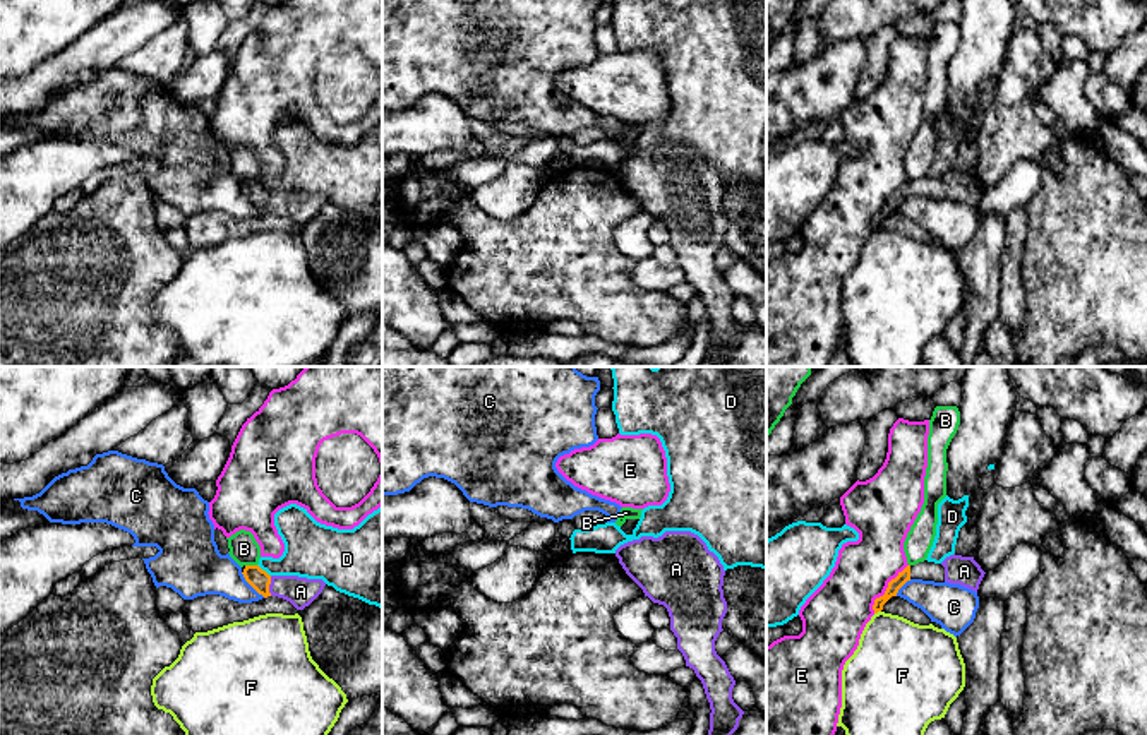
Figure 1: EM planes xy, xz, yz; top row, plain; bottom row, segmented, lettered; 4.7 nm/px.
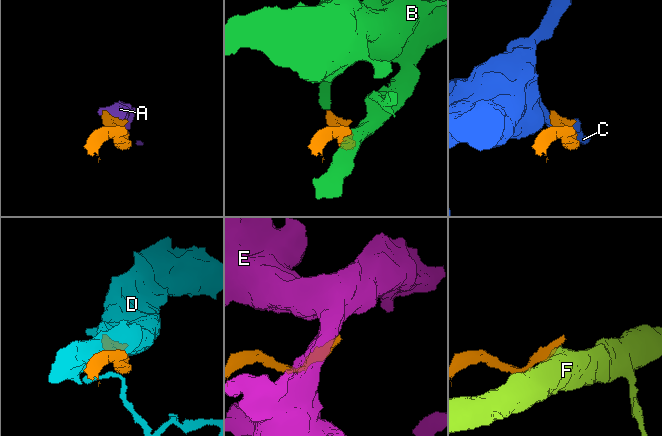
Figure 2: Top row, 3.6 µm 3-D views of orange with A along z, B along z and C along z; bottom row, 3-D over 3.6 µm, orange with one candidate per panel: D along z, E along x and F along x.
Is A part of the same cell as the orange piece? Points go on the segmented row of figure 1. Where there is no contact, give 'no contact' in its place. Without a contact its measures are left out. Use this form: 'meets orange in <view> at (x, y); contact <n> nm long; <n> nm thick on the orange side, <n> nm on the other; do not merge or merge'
meets orange in xy at (268, 586); contact 100 nm long; 100 nm thick on the orange side, 140 nm on the other; merge

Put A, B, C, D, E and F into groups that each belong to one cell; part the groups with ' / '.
A / B / C / D / E / F

